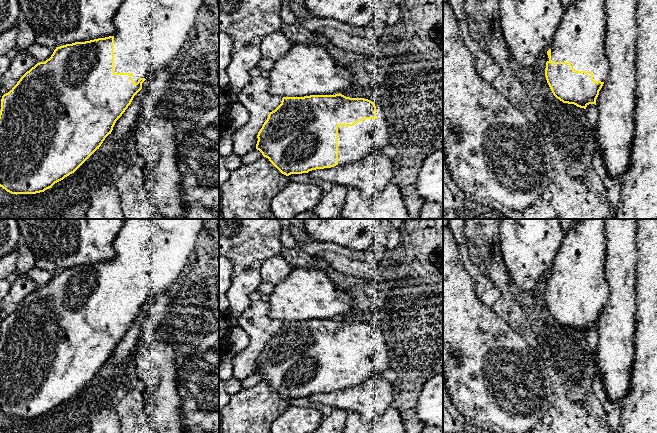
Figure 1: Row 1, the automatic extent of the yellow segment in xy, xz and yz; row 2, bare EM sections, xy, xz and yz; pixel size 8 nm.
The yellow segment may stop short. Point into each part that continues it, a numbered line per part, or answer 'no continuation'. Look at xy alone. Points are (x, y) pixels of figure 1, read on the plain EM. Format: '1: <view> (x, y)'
1: xy (150, 253)

